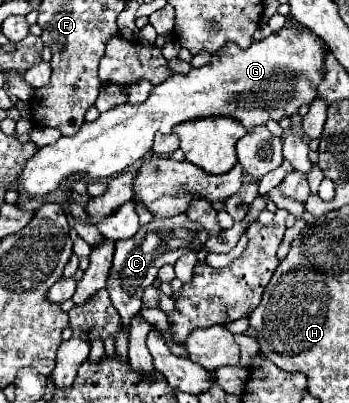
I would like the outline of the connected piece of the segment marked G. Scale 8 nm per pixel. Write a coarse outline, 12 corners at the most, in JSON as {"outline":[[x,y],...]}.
{"outline":[[281,29],[171,75],[39,149],[19,183],[43,197],[111,177],[157,131],[231,117],[247,129],[317,97],[327,45]]}

